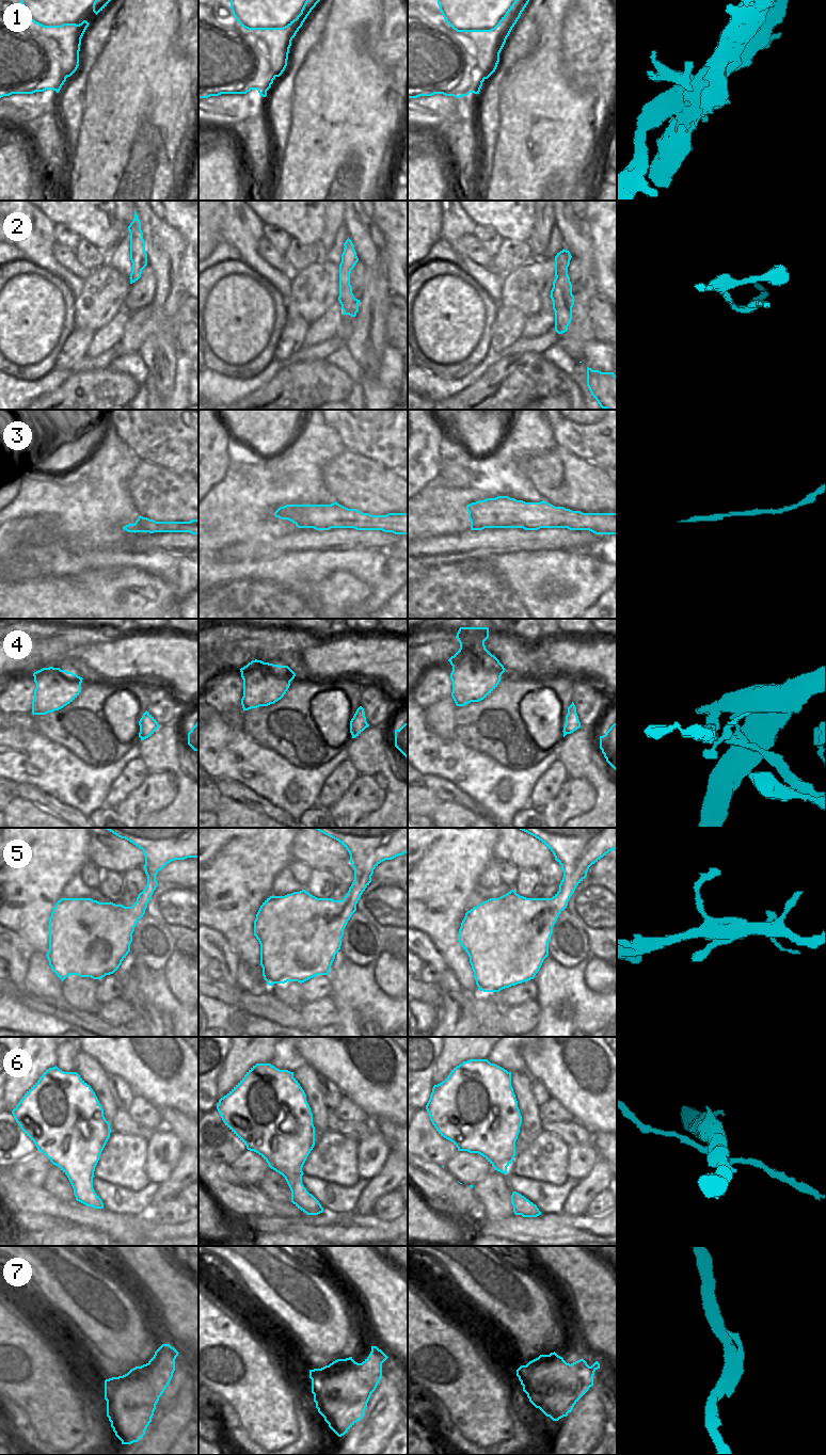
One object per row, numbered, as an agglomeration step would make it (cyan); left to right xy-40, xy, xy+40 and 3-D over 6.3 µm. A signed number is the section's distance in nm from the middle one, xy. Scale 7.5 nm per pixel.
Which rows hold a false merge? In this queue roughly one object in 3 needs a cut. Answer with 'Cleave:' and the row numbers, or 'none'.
Cleave: 1, 2, 4, 6, 7

